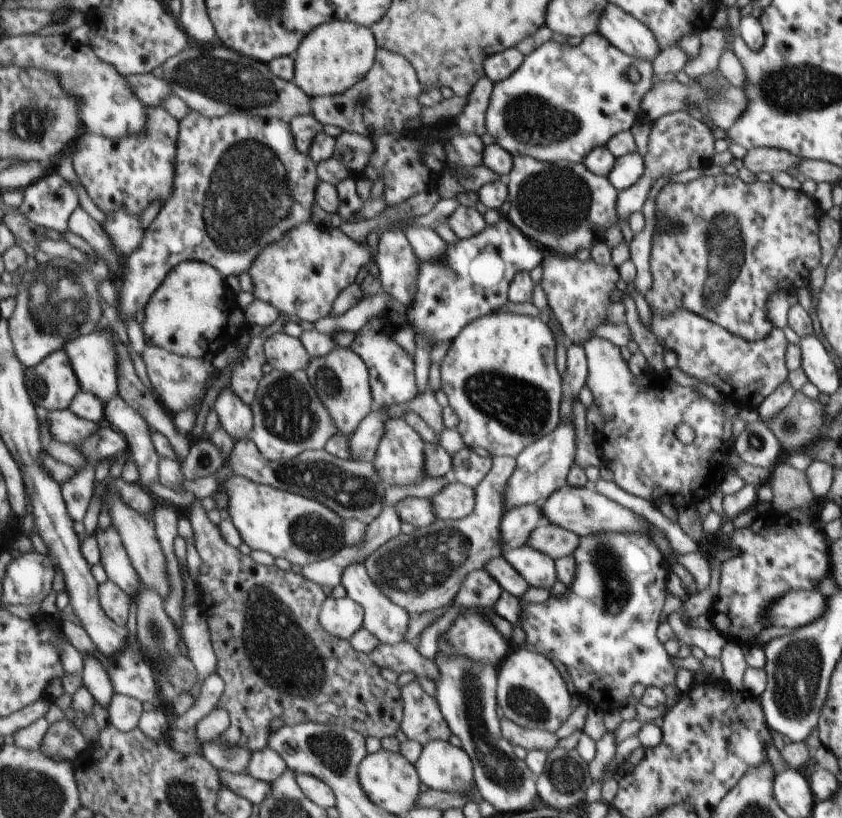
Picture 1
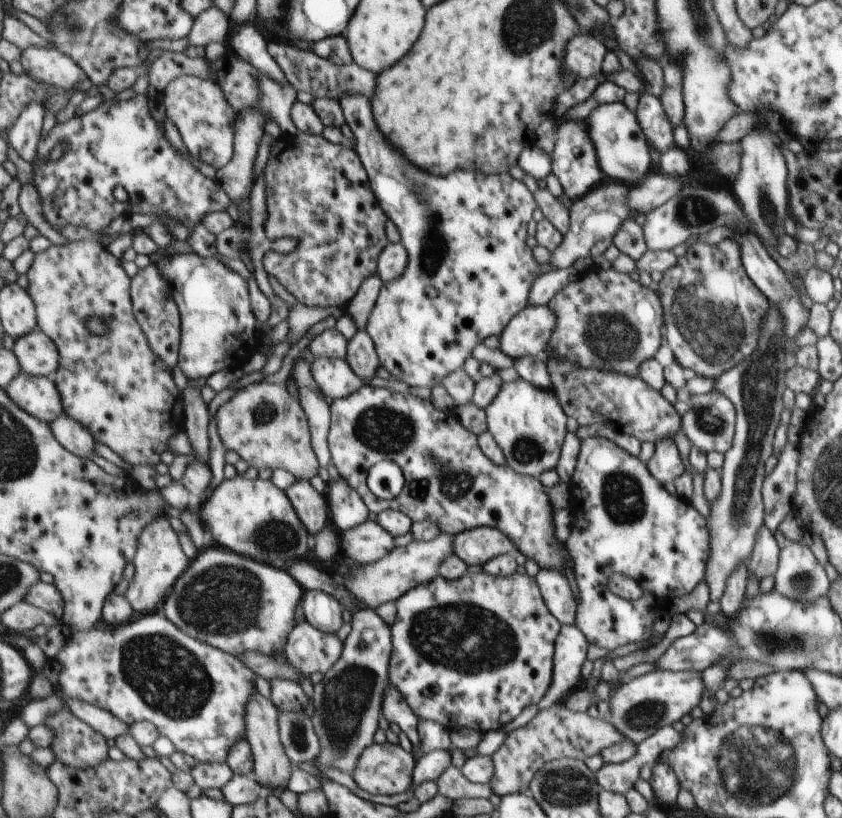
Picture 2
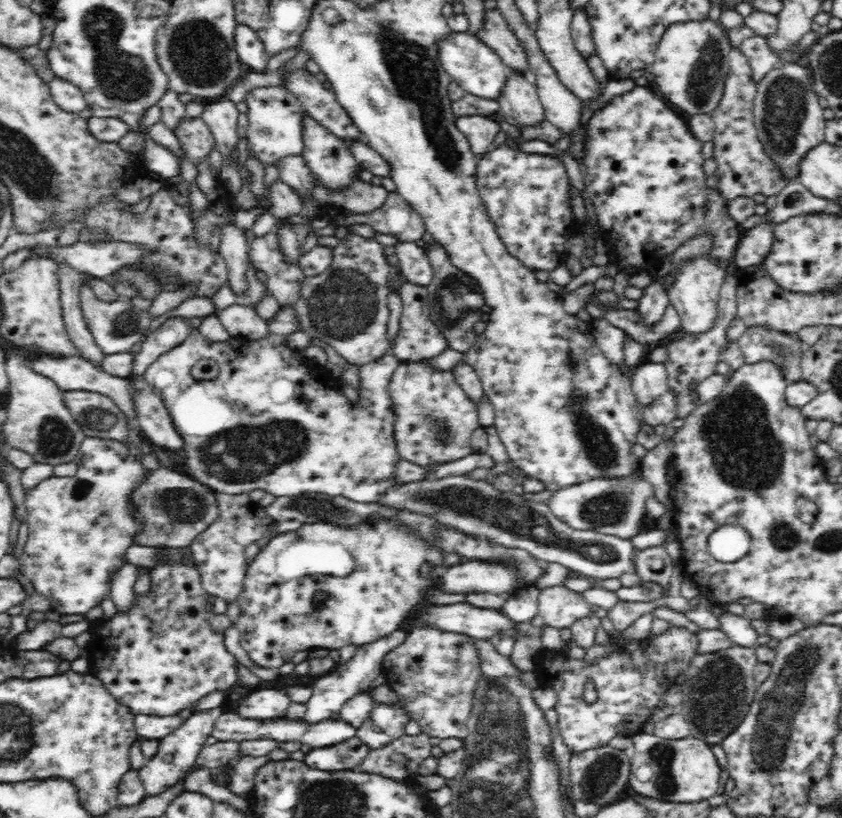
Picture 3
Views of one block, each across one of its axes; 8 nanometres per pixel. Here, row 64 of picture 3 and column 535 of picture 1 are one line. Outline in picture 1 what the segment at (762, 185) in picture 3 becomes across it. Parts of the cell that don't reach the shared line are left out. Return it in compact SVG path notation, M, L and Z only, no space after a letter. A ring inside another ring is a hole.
M503 717L499 720L501 726L501 735L504 736L508 743L512 743L513 747L521 746L530 750L543 750L550 753L557 747L559 739L555 733L539 730L528 729Z

